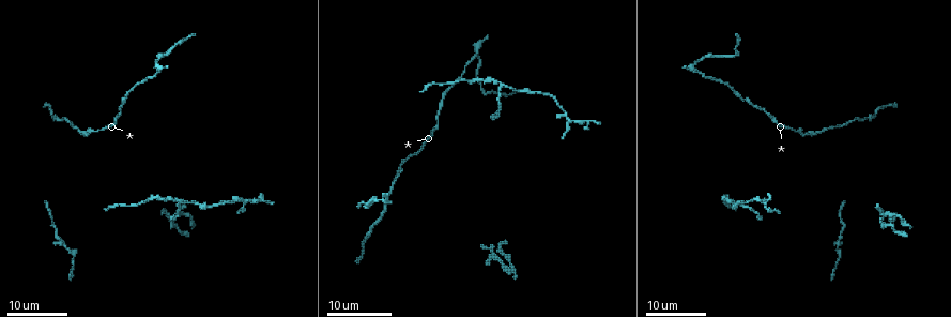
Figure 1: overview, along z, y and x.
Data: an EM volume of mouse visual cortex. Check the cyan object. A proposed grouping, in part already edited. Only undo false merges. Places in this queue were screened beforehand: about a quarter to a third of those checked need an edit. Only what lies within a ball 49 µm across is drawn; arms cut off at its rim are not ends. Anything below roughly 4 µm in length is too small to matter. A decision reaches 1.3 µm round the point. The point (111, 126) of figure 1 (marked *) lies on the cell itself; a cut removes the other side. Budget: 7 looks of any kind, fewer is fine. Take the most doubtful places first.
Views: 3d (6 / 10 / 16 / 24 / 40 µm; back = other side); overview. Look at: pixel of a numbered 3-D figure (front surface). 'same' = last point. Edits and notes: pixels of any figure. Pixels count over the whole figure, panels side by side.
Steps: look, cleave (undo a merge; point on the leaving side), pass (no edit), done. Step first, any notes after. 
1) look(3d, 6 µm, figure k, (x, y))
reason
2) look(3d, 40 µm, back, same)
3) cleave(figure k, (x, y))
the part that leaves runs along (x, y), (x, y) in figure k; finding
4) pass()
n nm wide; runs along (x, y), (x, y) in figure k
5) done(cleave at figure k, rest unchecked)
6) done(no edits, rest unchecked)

look(3d, 16 µm, figure 1, (248, 201))
a fork

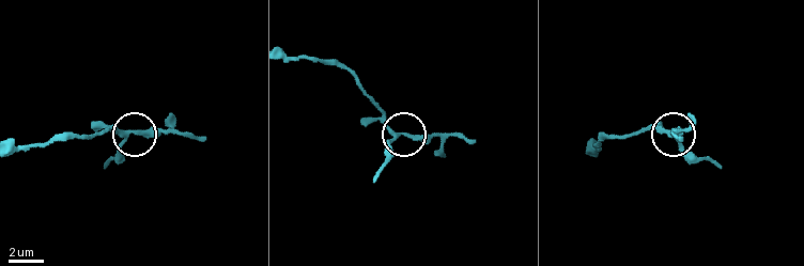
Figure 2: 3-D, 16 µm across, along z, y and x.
look(3d, 6 µm, figure 2, (403, 134))

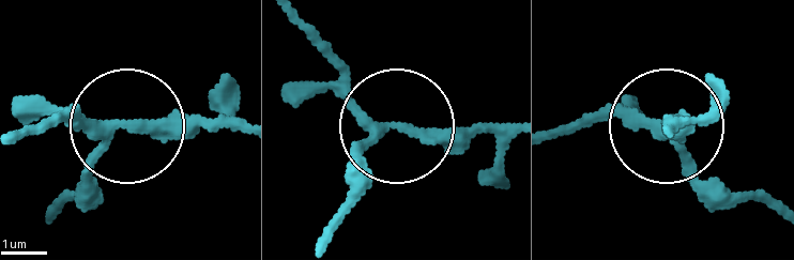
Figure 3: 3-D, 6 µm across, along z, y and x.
look(3d, 6 µm, back, figure 3, (127, 128))

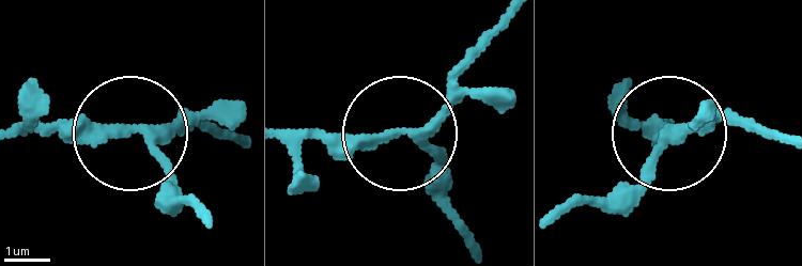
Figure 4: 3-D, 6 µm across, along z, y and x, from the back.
pass()
3 arms; runs along (511, 18), (412, 129), (286, 134) in figure 4; continuous, no second cell

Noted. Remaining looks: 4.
look(3d, 24 µm, figure 1, (500, 85))

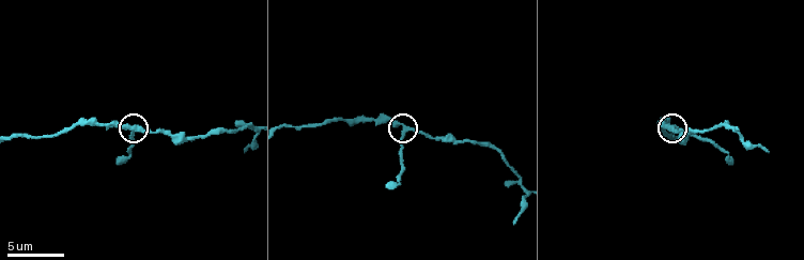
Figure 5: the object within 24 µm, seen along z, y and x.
look(3d, 6 µm, figure 5, (406, 129))

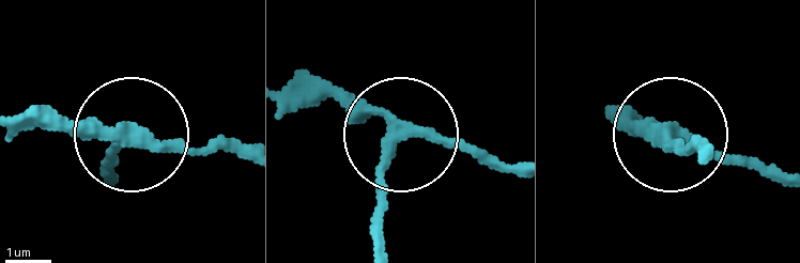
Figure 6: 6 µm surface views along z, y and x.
pass()
side arm 7 µm; one cell here

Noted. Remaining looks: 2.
look(3d, 16 µm, figure 1, (491, 253))
four-way junction

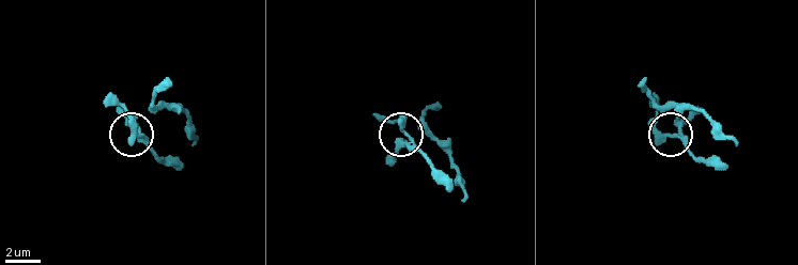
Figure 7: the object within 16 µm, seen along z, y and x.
look(3d, 6 µm, figure 7, (670, 136))

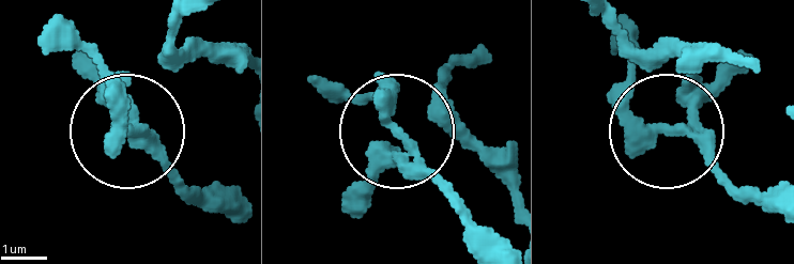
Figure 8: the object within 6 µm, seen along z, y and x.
pass()
continuous, no second cell

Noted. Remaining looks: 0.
done(no edits, rest unchecked)

